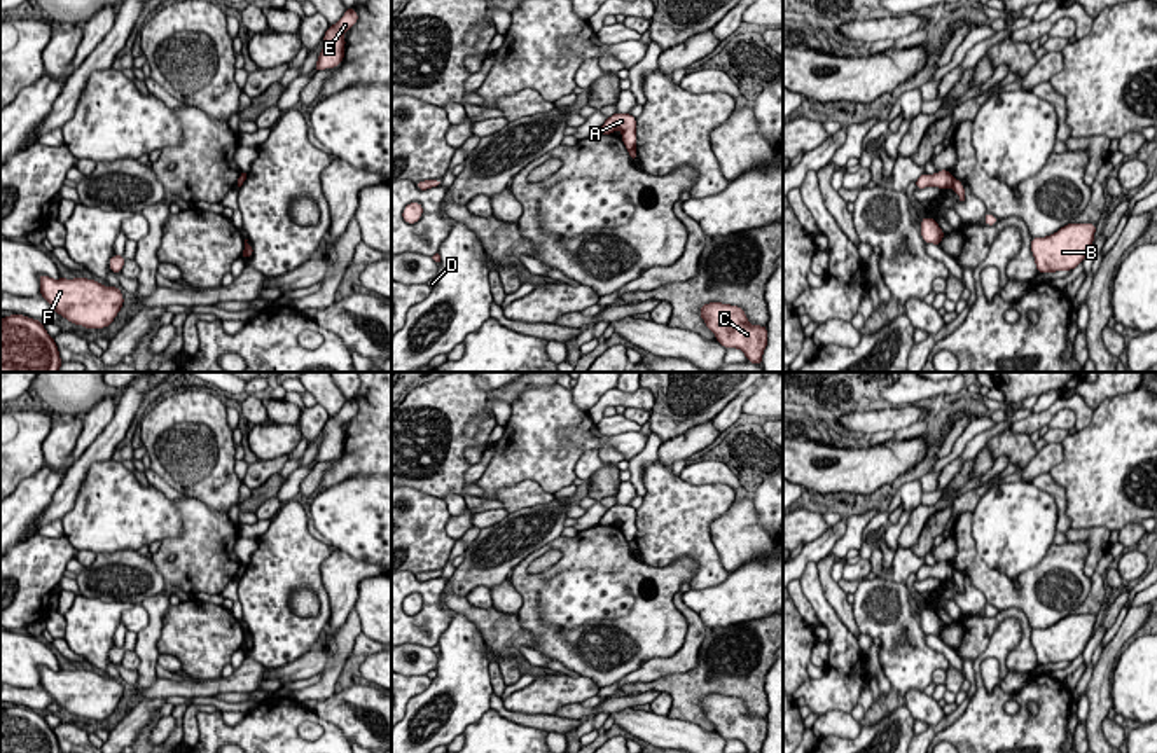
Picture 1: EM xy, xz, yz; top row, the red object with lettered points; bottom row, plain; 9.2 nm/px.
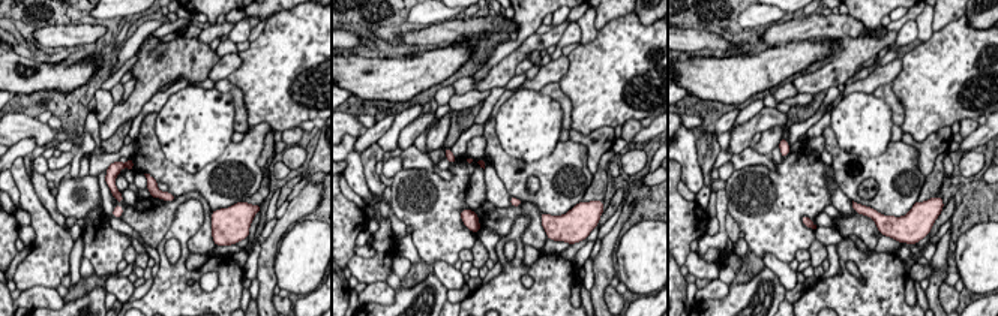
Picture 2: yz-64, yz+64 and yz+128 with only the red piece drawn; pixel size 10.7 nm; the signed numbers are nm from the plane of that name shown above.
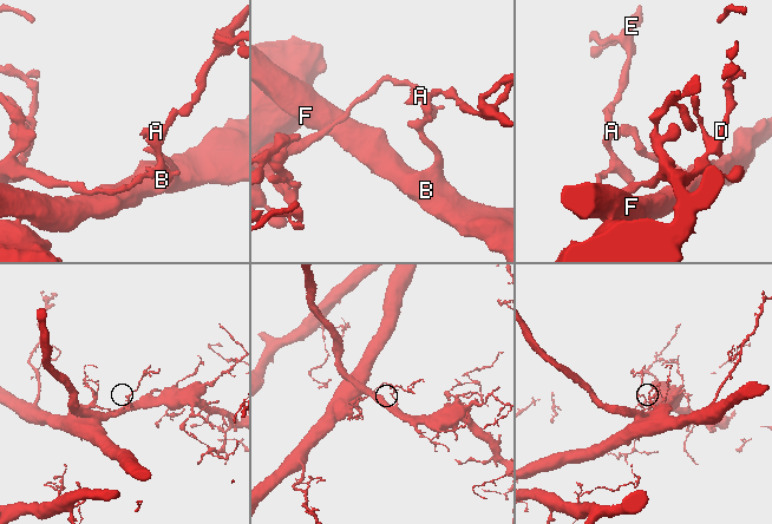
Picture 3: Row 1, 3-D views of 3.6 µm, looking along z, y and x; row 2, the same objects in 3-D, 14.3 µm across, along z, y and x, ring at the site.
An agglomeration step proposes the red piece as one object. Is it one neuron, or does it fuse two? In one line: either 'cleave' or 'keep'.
cleave

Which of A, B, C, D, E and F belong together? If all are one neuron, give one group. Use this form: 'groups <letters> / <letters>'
groups A D E / B C F

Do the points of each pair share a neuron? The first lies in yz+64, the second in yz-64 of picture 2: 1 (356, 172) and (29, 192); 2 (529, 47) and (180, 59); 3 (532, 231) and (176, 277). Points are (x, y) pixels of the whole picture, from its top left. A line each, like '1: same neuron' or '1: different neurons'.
1: same neuron
2: different neurons
3: different neurons

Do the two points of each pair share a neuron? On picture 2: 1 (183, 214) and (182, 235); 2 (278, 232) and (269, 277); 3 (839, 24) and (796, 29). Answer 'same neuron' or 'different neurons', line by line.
1: same neuron
2: same neuron
3: same neuron

